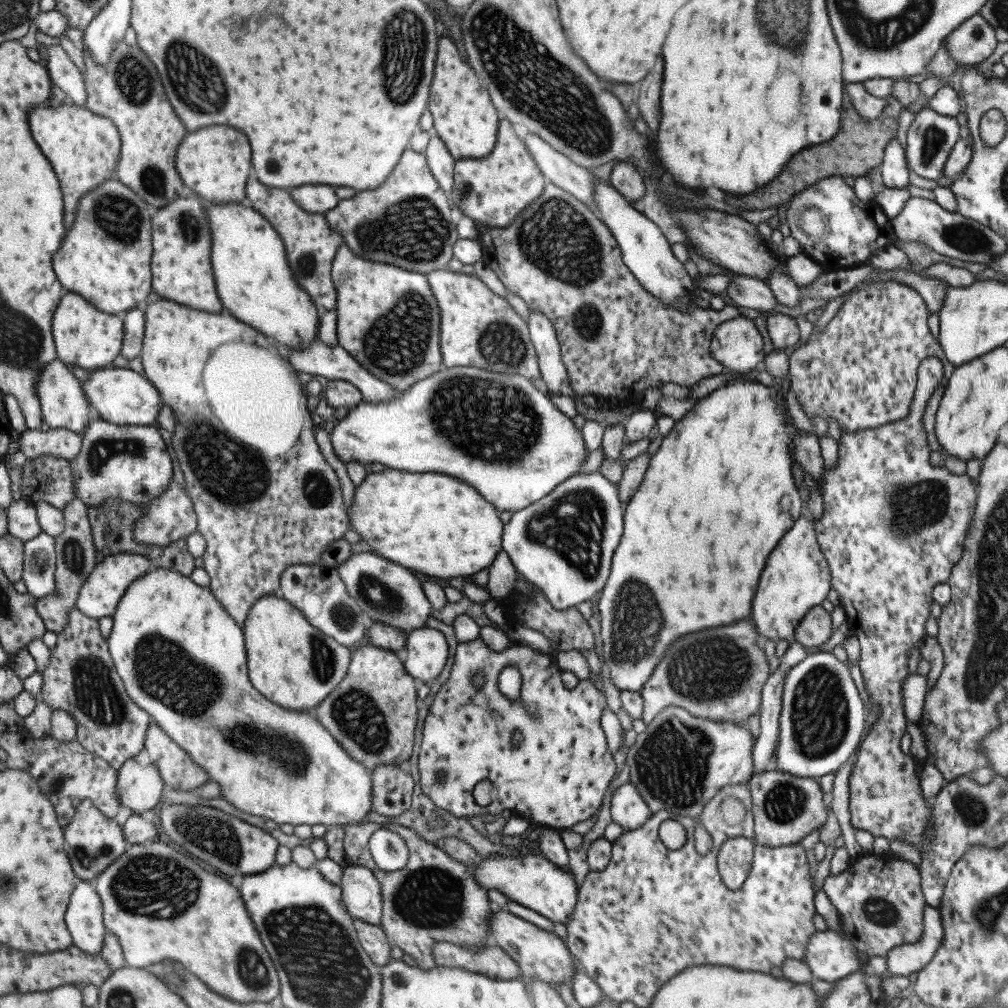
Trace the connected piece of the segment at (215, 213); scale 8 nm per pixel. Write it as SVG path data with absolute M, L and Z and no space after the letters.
M211 202L209 205L210 207L205 209L205 218L212 236L210 260L213 266L215 290L223 304L222 308L227 308L227 312L243 324L275 339L282 353L291 348L302 348L302 344L307 345L312 342L316 338L317 318L321 315L321 311L292 277L283 243L273 227L269 226L254 208L241 206L239 202L233 204Z

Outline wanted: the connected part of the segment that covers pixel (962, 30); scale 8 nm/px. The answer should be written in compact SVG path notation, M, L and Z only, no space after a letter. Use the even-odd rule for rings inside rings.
M975 14L953 29L943 44L958 66L967 67L985 60L997 41L994 27Z

